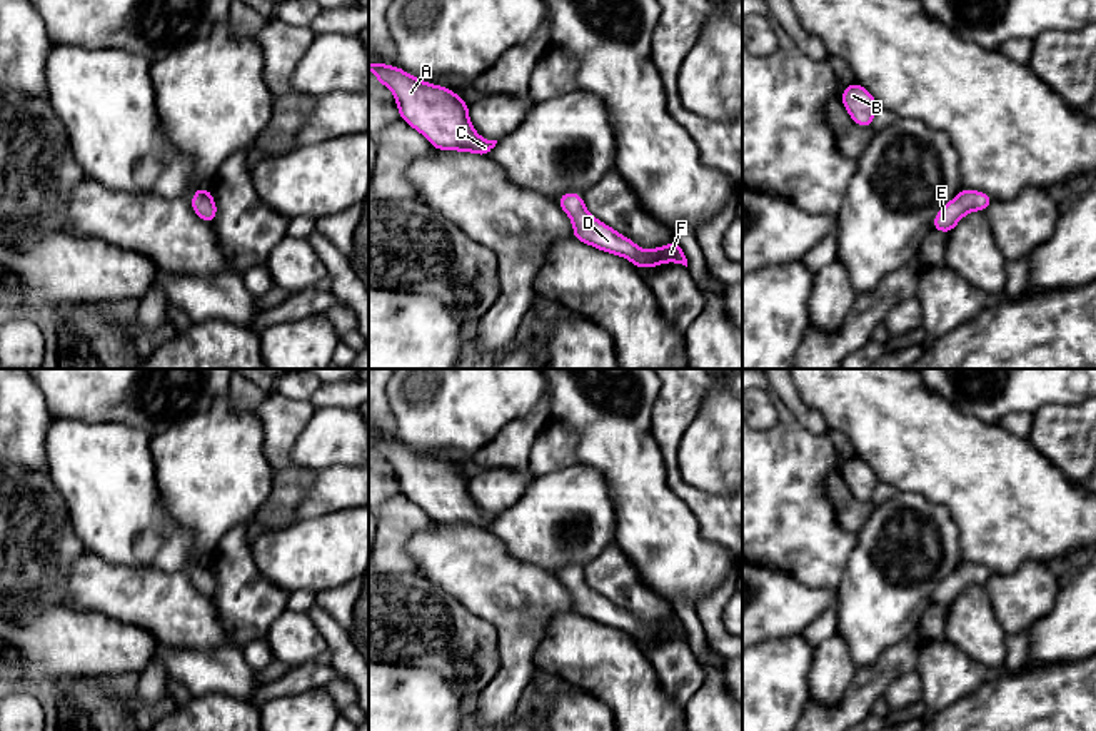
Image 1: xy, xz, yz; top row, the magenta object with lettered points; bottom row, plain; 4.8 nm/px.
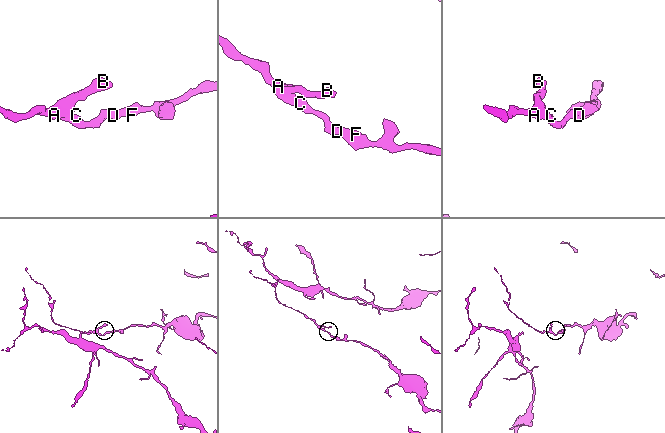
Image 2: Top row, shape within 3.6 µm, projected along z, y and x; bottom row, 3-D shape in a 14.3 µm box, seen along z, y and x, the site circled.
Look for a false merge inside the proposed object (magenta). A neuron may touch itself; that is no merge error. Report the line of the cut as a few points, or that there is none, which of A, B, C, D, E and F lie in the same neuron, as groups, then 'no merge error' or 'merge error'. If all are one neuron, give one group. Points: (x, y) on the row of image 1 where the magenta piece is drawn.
no cut; A B C D E F; no merge error

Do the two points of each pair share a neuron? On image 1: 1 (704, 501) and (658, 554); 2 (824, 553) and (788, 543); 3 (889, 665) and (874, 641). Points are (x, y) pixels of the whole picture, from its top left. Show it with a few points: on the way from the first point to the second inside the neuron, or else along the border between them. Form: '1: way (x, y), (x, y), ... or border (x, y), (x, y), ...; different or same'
1: border (668, 484), (694, 514), (701, 534), (718, 544); different
2: way (816, 551), (806, 543), (796, 543); same
3: border (915, 631), (861, 666), (853, 680); different

